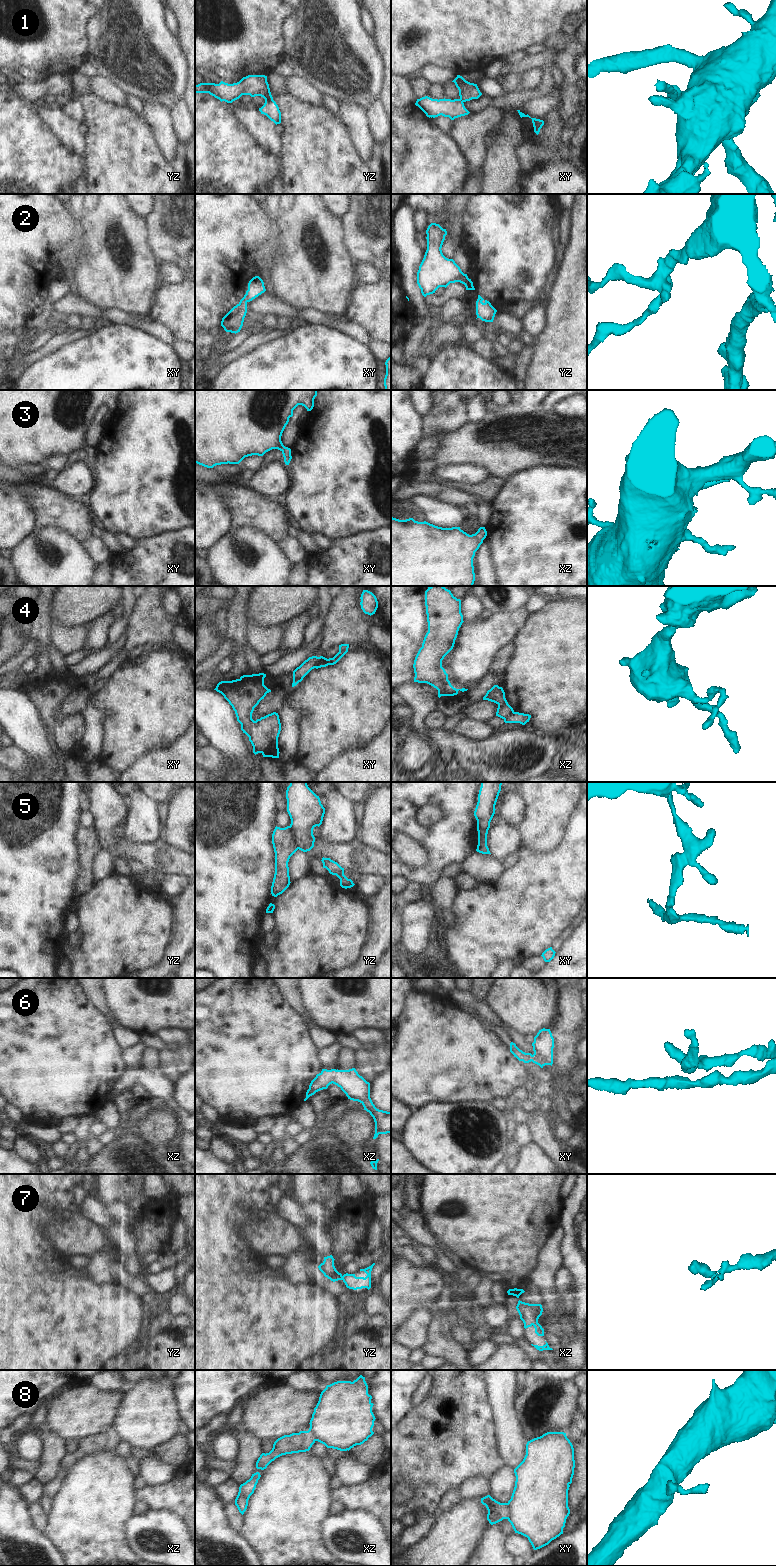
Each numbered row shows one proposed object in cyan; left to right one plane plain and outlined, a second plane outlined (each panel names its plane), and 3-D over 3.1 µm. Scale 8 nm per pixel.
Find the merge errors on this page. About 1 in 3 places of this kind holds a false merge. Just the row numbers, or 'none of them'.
1, 4, 5, 8

